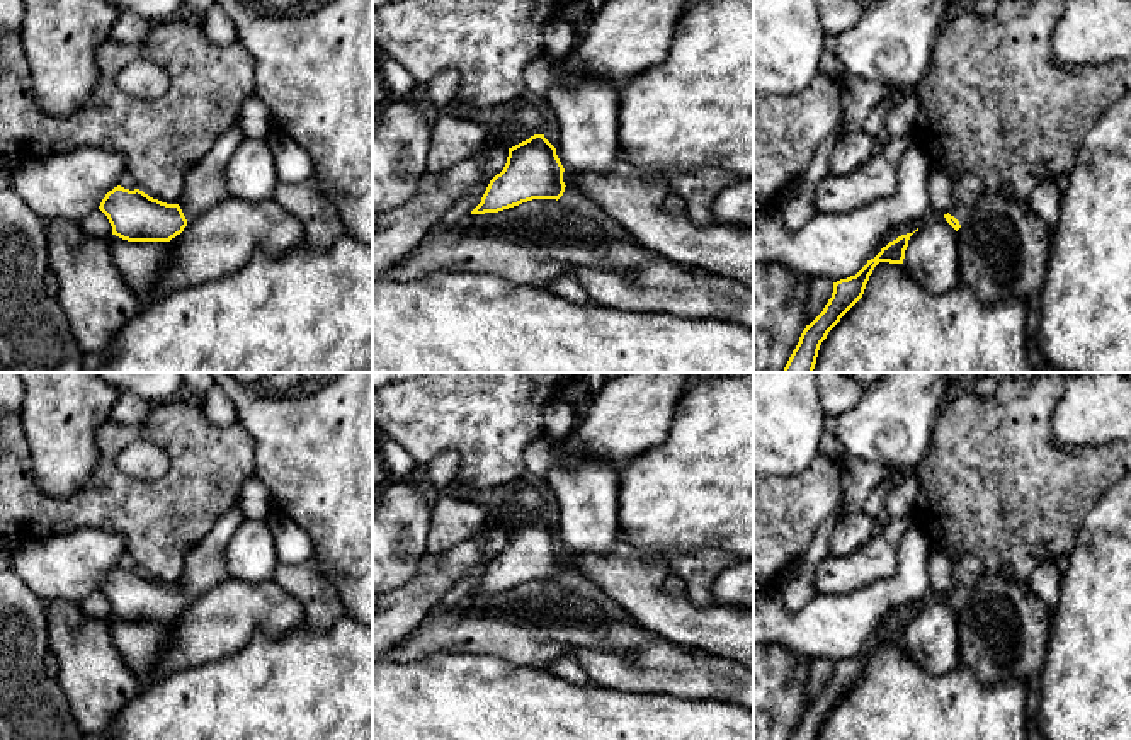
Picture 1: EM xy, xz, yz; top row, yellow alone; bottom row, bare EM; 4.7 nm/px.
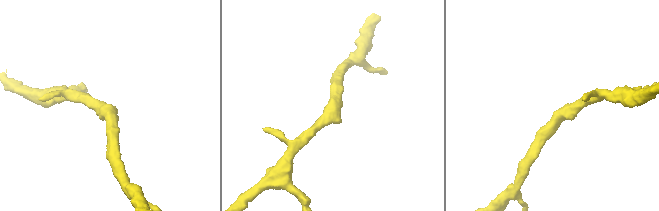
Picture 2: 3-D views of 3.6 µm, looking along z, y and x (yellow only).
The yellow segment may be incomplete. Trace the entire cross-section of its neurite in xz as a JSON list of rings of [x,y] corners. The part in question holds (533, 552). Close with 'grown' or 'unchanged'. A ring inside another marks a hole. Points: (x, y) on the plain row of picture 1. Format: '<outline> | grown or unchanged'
[[[534,515],[509,529],[503,551],[490,561],[471,595],[498,594],[532,580],[556,580],[563,589],[597,602],[605,614],[629,619],[629,614],[597,583],[577,566],[565,565],[563,553],[556,529],[544,515]]] | grown

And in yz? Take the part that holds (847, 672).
[[[907,614],[889,623],[881,633],[847,660],[833,663],[833,674],[823,692],[803,711],[789,740],[816,740],[821,723],[840,699],[862,679],[869,657],[879,643],[903,645],[908,621]]] | unchanged

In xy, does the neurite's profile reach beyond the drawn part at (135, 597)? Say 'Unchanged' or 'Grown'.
Grown

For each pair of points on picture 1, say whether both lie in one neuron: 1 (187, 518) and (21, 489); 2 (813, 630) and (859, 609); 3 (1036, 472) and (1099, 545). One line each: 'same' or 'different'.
1: same
2: same
3: different

